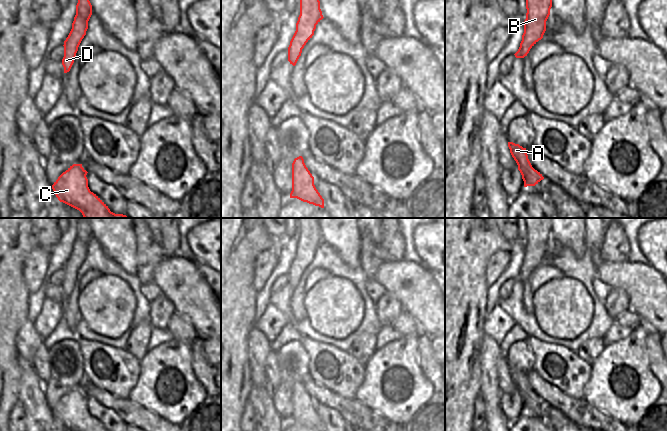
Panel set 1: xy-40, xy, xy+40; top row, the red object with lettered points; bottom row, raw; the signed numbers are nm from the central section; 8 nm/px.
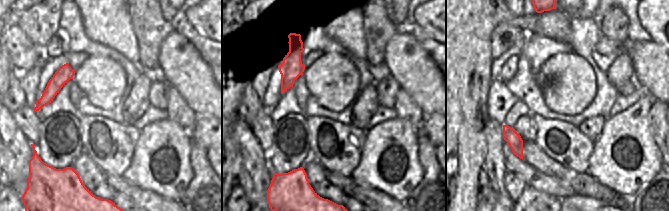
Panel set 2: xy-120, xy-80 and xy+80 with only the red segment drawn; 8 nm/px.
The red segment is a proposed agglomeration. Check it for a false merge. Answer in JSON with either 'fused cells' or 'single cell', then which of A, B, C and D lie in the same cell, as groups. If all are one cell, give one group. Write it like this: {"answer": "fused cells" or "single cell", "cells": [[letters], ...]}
{"answer": "single cell", "cells": [["A", "B", "C", "D"]]}

